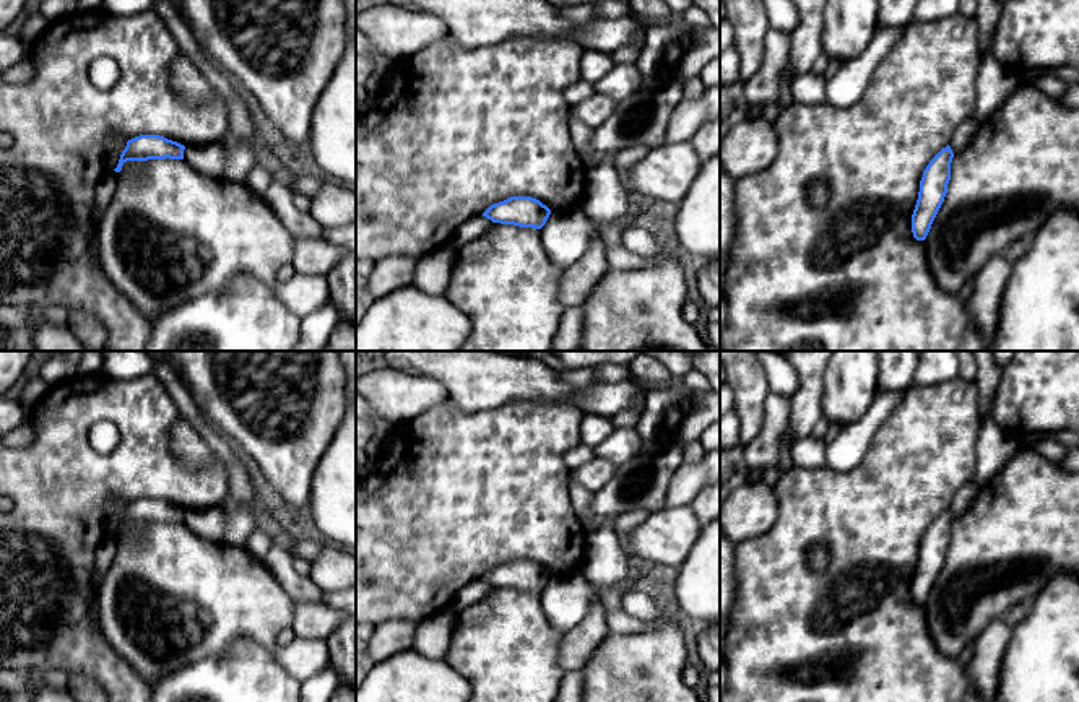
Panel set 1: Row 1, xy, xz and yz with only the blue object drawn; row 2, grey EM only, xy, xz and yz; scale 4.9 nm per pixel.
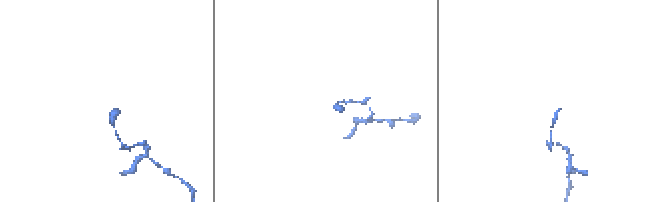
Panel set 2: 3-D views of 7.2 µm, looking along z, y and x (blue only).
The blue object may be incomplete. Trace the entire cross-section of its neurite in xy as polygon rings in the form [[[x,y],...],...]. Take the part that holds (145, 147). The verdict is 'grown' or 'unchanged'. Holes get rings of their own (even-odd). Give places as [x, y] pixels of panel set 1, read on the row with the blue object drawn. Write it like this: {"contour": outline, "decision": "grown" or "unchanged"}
{"contour": [[[140,135],[127,141],[120,154],[115,172],[122,171],[127,161],[148,161],[148,159],[184,159],[185,146],[167,140],[159,135]]], "decision": "unchanged"}

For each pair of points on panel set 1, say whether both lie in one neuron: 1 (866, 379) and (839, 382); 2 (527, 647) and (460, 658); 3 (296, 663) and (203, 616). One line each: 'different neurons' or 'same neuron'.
1: same neuron
2: same neuron
3: same neuron

